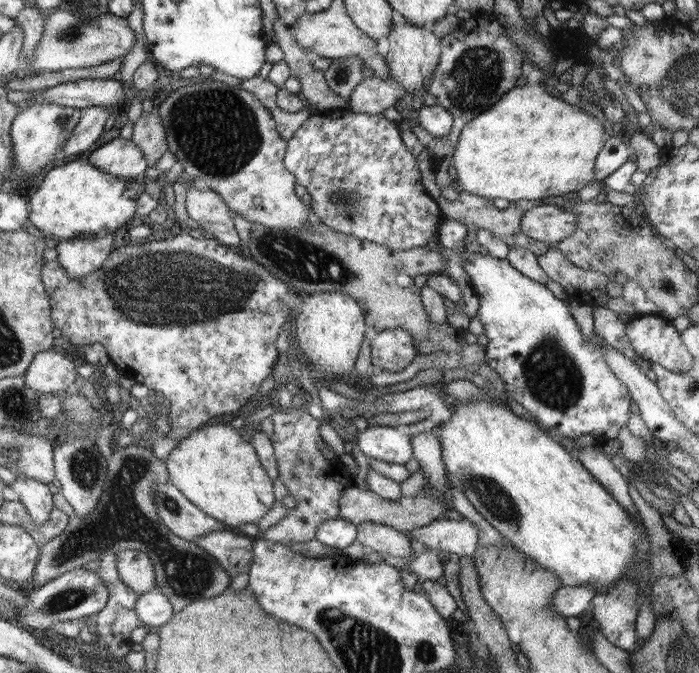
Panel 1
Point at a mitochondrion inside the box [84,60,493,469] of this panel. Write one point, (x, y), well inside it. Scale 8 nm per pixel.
(178, 288)

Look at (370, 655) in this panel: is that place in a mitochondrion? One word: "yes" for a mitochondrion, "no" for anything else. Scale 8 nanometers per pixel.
yes

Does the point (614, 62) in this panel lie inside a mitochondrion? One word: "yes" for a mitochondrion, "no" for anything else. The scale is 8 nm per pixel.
no

